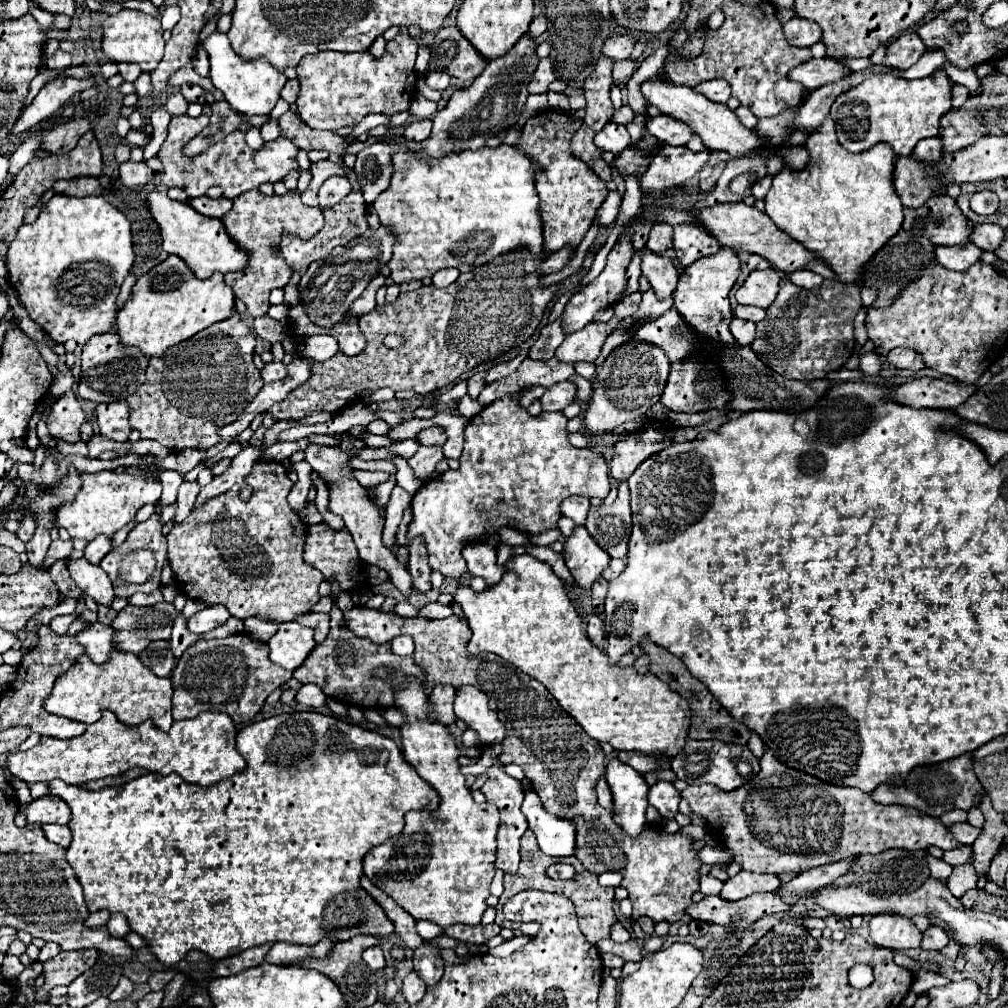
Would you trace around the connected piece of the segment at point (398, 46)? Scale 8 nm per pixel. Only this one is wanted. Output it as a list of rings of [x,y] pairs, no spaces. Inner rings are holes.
[[[398,34],[386,44],[382,58],[372,58],[370,52],[316,52],[306,54],[296,66],[300,94],[296,100],[298,114],[316,130],[338,130],[344,124],[360,122],[370,112],[396,114],[408,110],[416,92],[416,62],[418,44],[412,36]]]

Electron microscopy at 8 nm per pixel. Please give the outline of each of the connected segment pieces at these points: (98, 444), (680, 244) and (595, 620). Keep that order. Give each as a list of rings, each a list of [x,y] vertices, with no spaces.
[[[94,434],[86,444],[88,444],[88,456],[90,458],[96,458],[104,450],[114,450],[114,452],[118,452],[122,456],[122,450],[124,450],[122,444],[118,444],[114,440],[108,440],[104,436],[98,436],[98,434]]]
[[[690,222],[674,226],[674,248],[680,268],[686,268],[694,260],[718,252],[720,244],[710,232],[706,232],[706,228],[702,228],[702,224]]]
[[[596,614],[588,618],[588,630],[586,630],[586,634],[588,634],[590,640],[604,638],[604,622]]]

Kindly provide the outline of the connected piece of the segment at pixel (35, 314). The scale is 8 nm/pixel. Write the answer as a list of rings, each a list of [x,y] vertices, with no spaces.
[[[54,194],[42,206],[38,218],[32,224],[20,226],[16,240],[8,246],[6,254],[10,284],[20,294],[30,318],[40,324],[42,330],[58,344],[64,344],[70,338],[78,344],[86,344],[90,336],[110,332],[114,328],[118,314],[116,296],[132,264],[134,250],[130,222],[102,196],[72,198],[66,194]]]

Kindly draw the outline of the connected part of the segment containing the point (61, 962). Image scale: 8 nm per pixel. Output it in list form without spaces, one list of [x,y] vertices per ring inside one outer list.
[[[62,950],[54,960],[48,960],[44,964],[45,983],[35,992],[35,1002],[48,1002],[53,987],[58,984],[68,986],[96,962],[96,956],[96,950]]]

